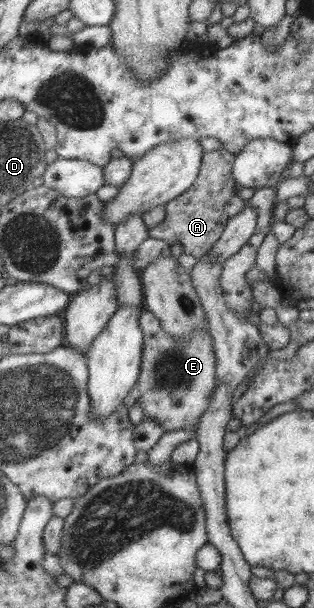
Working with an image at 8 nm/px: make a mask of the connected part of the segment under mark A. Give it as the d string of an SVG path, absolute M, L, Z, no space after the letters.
M218 148L204 152L201 156L199 171L194 182L181 195L164 204L165 217L161 223L148 230L153 239L163 240L175 247L179 252L201 257L219 239L228 217L223 206L234 192L236 183L231 175L234 155Z

